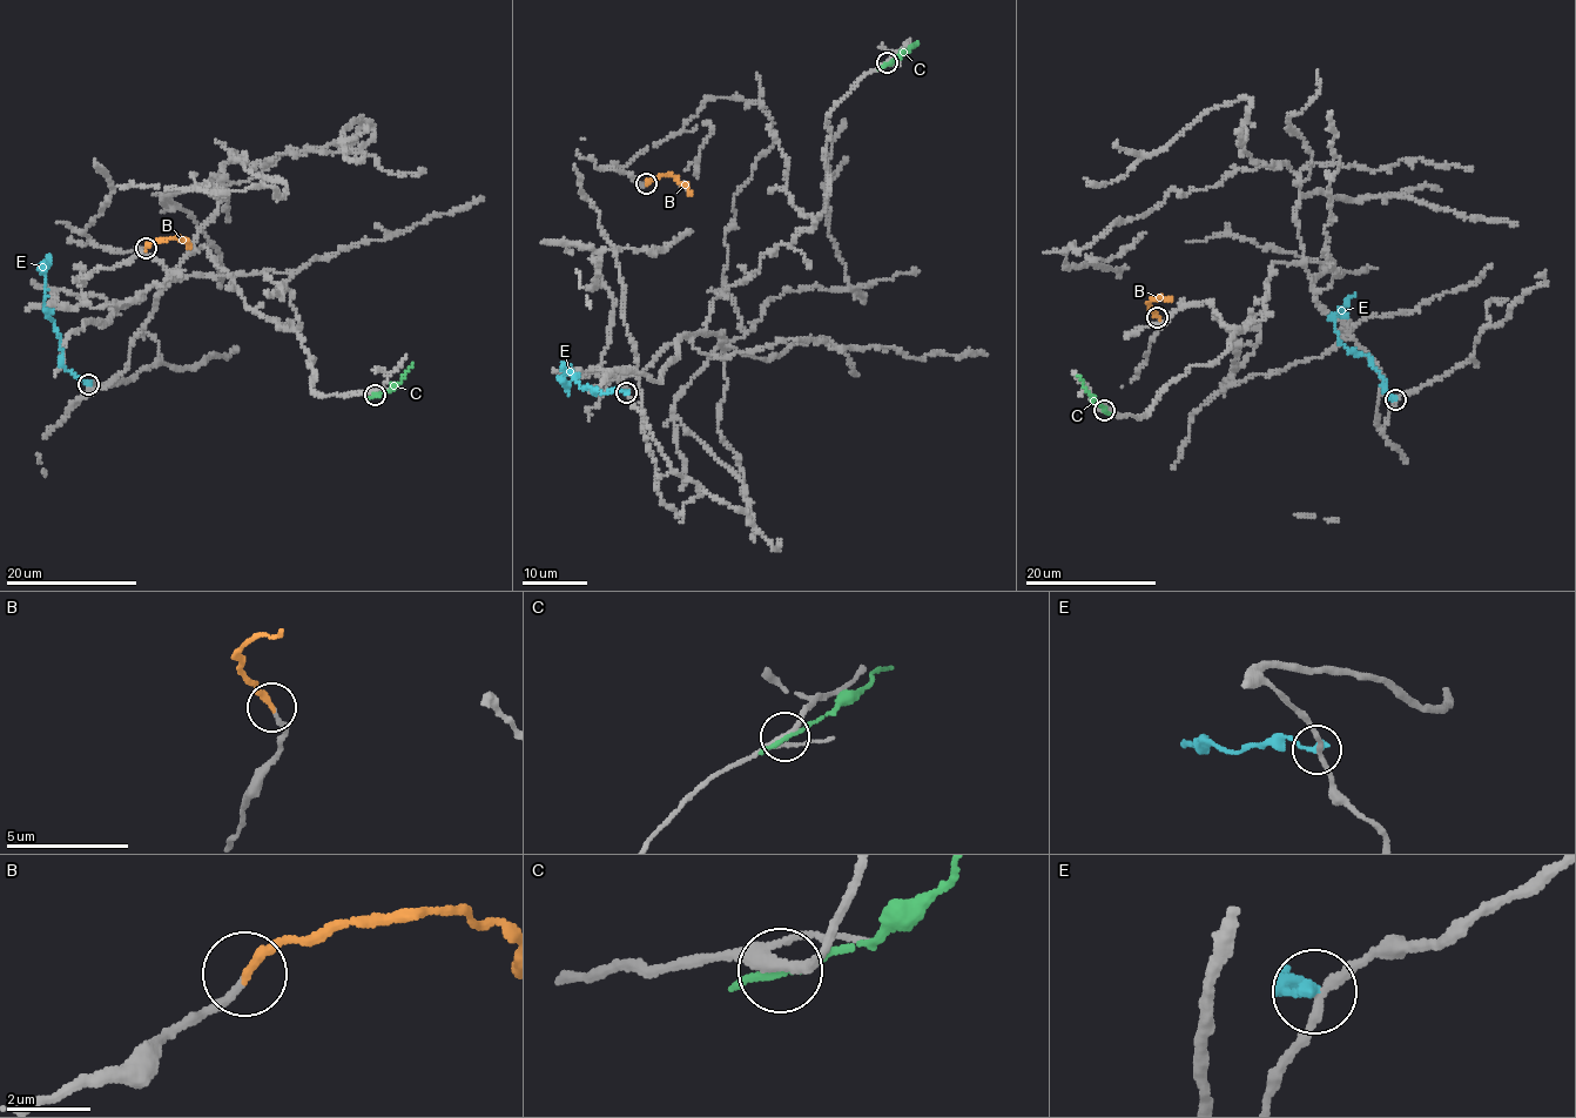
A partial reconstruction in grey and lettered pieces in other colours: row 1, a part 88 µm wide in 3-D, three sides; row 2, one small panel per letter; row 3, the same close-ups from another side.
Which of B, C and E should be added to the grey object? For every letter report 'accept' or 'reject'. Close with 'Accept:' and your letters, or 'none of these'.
B: accept
C: reject
E: reject
Accept: B

